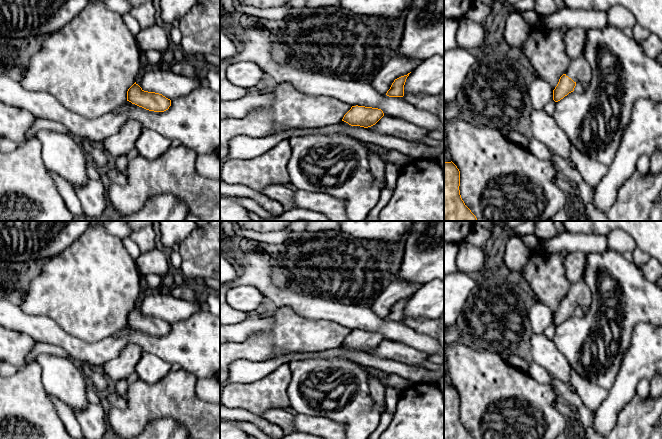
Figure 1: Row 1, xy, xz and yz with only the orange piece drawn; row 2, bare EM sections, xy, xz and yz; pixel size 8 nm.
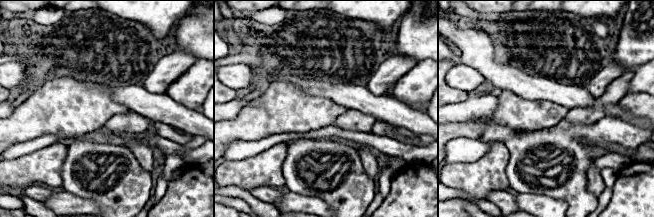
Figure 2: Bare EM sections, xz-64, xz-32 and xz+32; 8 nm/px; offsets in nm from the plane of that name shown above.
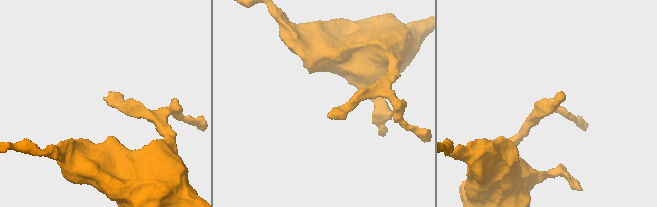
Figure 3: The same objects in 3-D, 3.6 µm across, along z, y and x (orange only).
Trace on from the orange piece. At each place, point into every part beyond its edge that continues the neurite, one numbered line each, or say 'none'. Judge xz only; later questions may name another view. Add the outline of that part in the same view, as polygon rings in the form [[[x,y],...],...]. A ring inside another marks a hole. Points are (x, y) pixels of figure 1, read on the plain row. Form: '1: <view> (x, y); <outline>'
none

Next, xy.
none

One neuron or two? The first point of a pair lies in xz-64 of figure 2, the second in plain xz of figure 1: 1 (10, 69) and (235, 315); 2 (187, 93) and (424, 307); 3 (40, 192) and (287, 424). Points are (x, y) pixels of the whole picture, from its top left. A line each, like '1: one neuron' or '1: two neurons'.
1: two neurons
2: one neuron
3: one neuron

